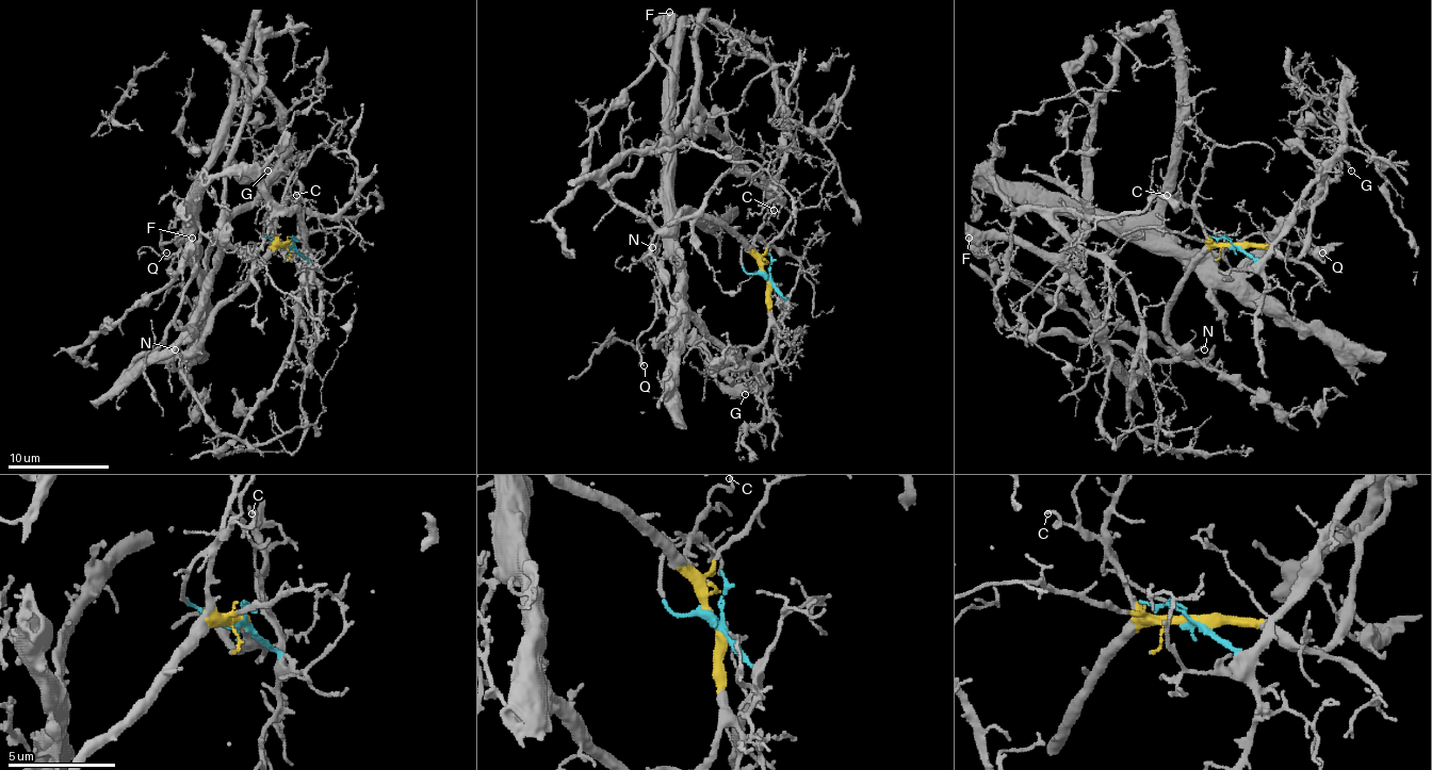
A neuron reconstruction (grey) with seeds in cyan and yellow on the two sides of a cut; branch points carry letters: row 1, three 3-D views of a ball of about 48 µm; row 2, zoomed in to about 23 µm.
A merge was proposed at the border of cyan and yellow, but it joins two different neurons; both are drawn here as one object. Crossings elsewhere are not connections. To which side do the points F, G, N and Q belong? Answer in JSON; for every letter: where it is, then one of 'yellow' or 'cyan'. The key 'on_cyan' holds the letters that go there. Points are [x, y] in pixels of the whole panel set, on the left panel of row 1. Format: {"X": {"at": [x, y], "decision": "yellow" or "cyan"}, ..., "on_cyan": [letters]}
{"F": {"at": [192, 238], "decision": "yellow"}, "G": {"at": [267, 170], "decision": "cyan"}, "N": {"at": [175, 349], "decision": "yellow"}, "Q": {"at": [166, 252], "decision": "cyan"}, "on_cyan": ["G", "Q"]}

